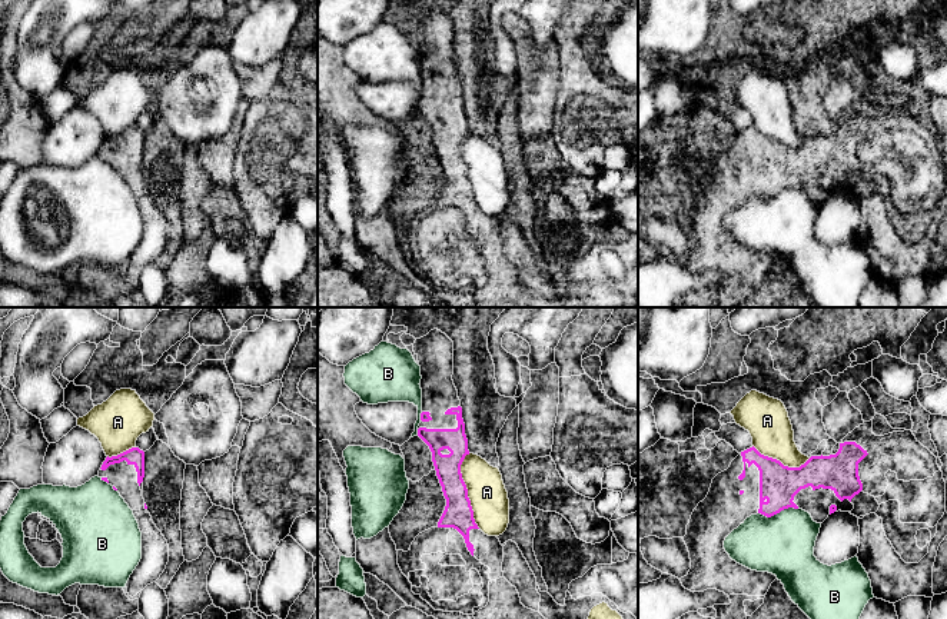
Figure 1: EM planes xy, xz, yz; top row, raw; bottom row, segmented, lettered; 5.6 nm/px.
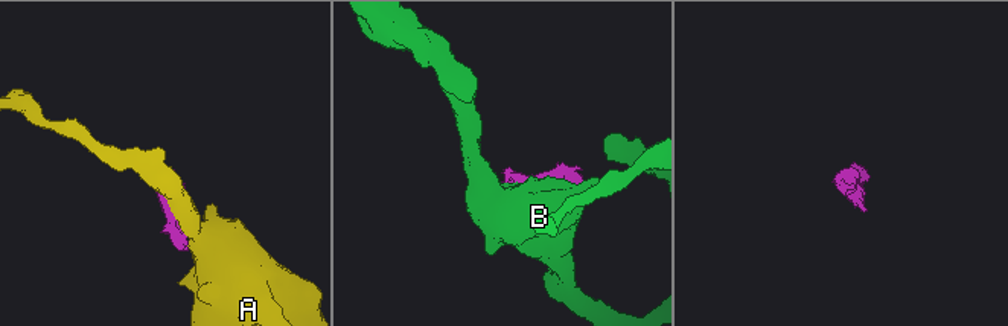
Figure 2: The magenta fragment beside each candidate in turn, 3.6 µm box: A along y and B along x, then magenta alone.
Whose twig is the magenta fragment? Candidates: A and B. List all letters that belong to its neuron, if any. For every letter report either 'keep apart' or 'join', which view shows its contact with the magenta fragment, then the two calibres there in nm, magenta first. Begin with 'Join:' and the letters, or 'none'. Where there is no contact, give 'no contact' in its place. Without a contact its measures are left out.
Join: none
A: keep apart; contact in xz; calibres 170 and 220 nm
B: keep apart; contact in yz; calibres 220 and 340 nm

